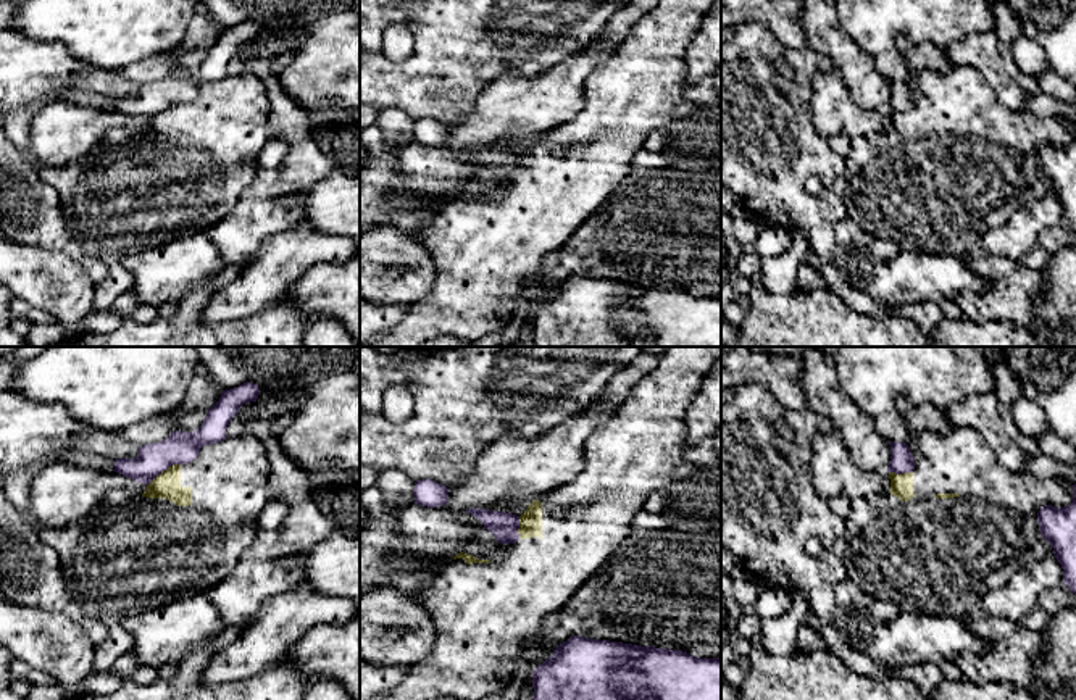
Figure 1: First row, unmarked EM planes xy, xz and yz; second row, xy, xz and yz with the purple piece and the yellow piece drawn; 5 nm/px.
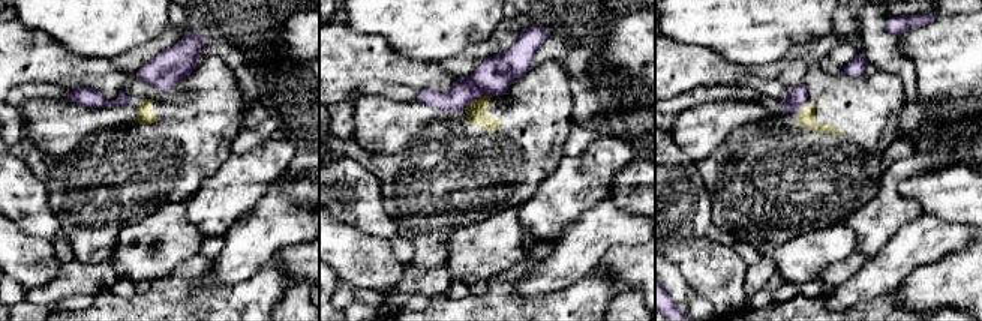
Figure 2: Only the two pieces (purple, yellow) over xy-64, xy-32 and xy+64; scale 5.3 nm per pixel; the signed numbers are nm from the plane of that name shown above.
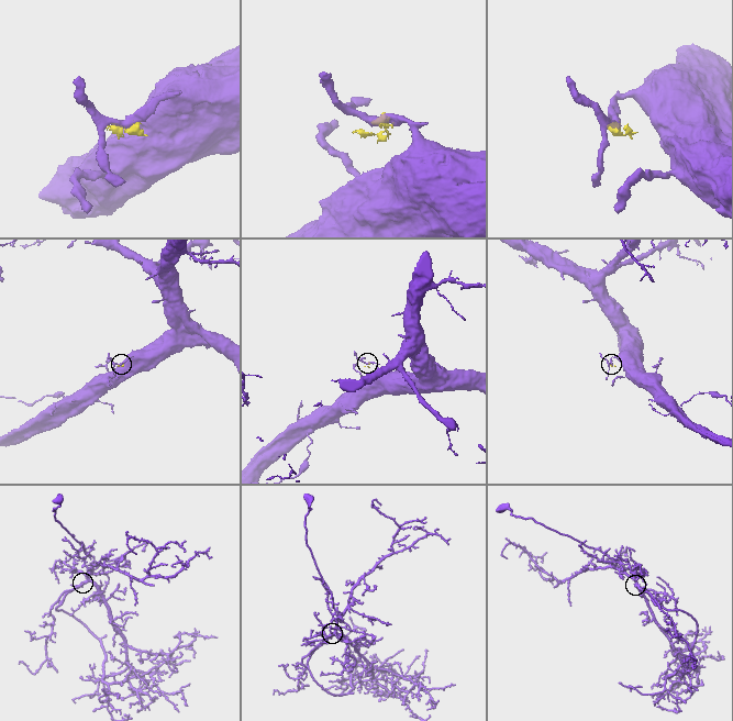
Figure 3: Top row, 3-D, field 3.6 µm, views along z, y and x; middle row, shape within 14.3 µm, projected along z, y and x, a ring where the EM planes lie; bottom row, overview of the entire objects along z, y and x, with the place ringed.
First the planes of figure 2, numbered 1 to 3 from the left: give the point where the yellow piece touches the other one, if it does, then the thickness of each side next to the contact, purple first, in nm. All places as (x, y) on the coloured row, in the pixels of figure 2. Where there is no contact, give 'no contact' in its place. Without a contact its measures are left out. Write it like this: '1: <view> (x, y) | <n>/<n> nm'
1: no contact
2: xy-32 (477, 98) | 200/130 nm
3: xy+64 (802, 105) | 100/100 nm

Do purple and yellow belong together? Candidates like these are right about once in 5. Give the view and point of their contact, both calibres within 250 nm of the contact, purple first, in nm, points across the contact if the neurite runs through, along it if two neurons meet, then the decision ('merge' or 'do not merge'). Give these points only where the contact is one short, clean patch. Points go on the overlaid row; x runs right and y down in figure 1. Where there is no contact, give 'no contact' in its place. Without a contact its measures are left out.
xy (163, 470) | 160/130 nm | along xy (179, 463), (170, 465), (147, 486) | do not merge

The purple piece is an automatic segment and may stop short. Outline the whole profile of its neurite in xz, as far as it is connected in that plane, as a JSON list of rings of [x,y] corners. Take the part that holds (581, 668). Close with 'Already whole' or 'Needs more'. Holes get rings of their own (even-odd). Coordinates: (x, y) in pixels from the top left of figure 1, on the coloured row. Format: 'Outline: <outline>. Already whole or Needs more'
Outline: [[[571,635],[532,673],[532,700],[721,700],[721,658]]]. Already whole

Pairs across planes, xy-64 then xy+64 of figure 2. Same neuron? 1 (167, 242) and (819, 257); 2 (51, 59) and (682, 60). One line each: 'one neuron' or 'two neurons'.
1: one neuron
2: one neuron

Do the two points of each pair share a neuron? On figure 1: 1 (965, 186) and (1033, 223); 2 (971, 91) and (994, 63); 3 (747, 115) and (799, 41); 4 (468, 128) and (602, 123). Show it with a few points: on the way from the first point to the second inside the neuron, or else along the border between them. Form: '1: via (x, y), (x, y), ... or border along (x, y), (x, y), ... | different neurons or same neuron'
1: border along (1031, 200), (983, 236) | different neurons
2: border along (952, 65), (971, 65), (981, 73) | different neurons
3: border along (762, 28), (788, 47), (807, 47) | different neurons
4: border along (584, 95), (584, 107), (570, 121), (541, 136) | different neurons

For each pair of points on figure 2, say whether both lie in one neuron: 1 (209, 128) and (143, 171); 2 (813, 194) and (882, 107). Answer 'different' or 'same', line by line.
1: same
2: same

